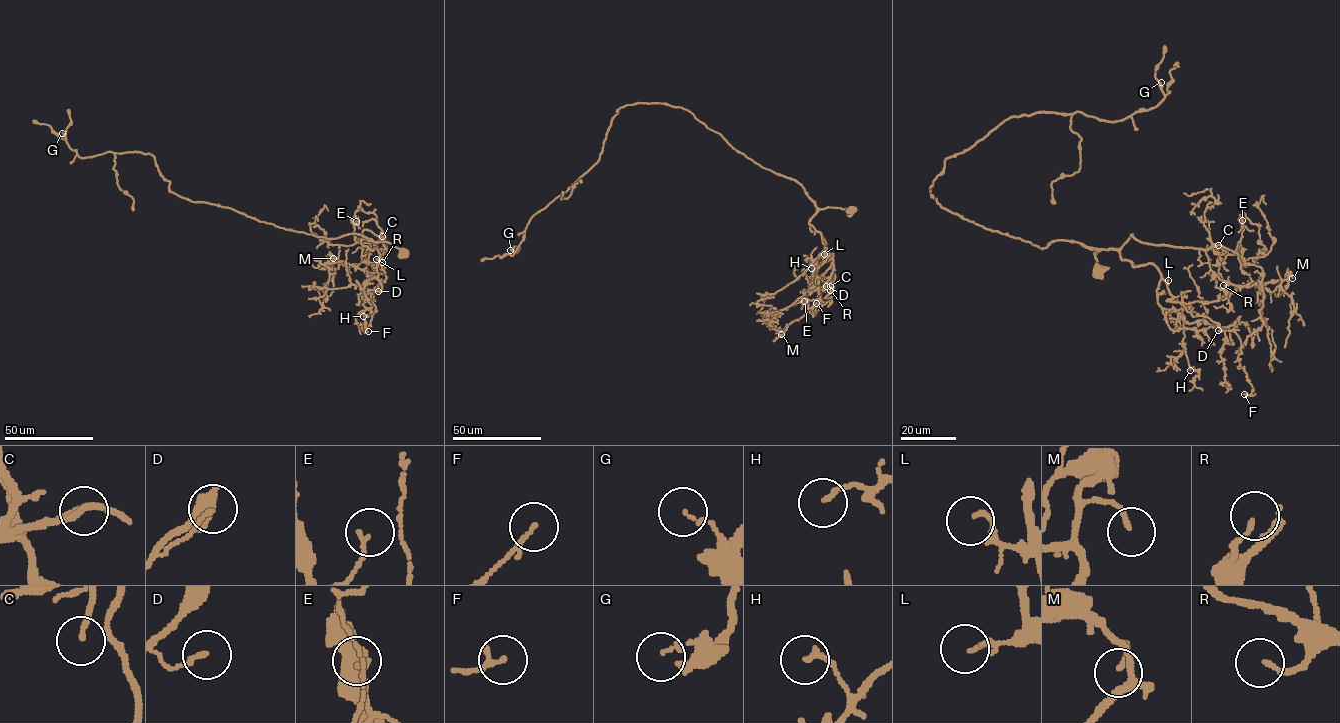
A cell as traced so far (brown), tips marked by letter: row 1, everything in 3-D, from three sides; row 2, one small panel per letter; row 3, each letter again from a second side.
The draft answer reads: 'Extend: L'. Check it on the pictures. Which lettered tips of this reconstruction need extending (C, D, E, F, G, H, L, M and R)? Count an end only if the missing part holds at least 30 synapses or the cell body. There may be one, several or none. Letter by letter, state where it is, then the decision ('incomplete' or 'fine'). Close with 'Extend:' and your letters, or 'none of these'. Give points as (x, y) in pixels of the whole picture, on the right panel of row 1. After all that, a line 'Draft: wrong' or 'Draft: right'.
C: at (1218, 245); fine
D: at (1218, 330); fine
E: at (1242, 220); fine
F: at (1244, 394); fine
G: at (1161, 82); fine
H: at (1190, 370); fine
L: at (1168, 280); incomplete
M: at (1292, 278); fine
R: at (1223, 285); fine
Extend: L
Draft: right

